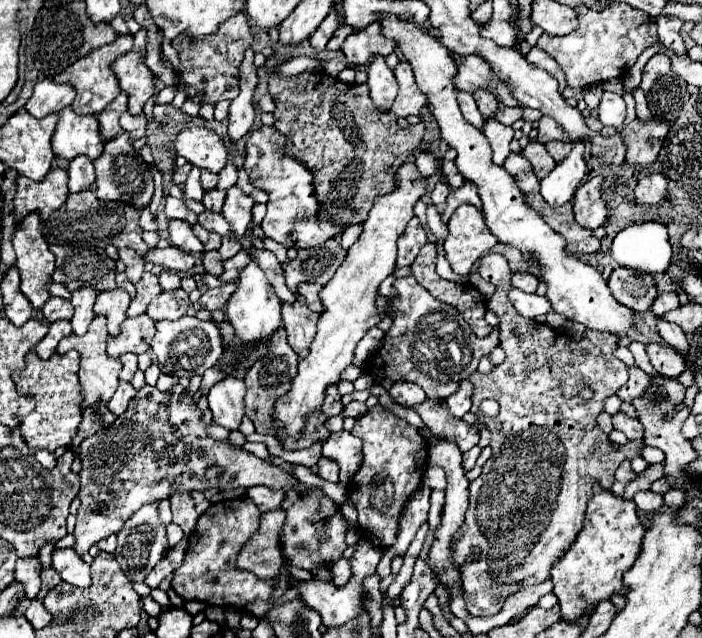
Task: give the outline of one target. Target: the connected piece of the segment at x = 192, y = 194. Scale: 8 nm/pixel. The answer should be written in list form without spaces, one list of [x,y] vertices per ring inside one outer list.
[[[193,167],[191,173],[189,173],[189,177],[187,177],[187,185],[185,185],[185,195],[187,195],[189,199],[193,199],[193,201],[201,201],[203,195],[205,195],[203,187],[199,185],[199,171],[201,171],[201,169]]]

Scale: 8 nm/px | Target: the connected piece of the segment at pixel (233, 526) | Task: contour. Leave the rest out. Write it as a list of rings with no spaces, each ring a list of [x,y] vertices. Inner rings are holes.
[[[247,497],[223,499],[219,503],[213,503],[199,517],[189,537],[185,561],[175,571],[175,577],[171,583],[175,593],[183,599],[197,599],[217,607],[231,607],[231,609],[237,609],[239,613],[249,613],[261,619],[265,615],[265,605],[269,603],[279,579],[277,577],[259,579],[257,575],[239,571],[235,567],[237,553],[241,551],[241,547],[245,545],[251,534],[255,533],[255,529],[259,528],[259,517],[261,517],[261,511]]]

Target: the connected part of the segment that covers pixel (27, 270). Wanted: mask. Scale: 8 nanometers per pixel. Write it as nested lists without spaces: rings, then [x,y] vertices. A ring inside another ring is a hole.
[[[29,213],[25,217],[25,221],[17,227],[15,237],[13,237],[13,247],[15,247],[15,253],[17,253],[17,269],[21,273],[21,291],[33,303],[35,309],[41,309],[51,299],[47,285],[53,283],[51,273],[55,271],[55,255],[49,251],[49,245],[45,241],[37,213]]]

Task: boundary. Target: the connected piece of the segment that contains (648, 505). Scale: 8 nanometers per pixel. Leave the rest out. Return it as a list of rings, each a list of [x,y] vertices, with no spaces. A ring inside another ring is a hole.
[[[639,491],[633,501],[635,501],[637,509],[641,513],[647,513],[647,515],[653,515],[653,513],[663,509],[663,497],[659,493],[653,493],[653,491]]]

